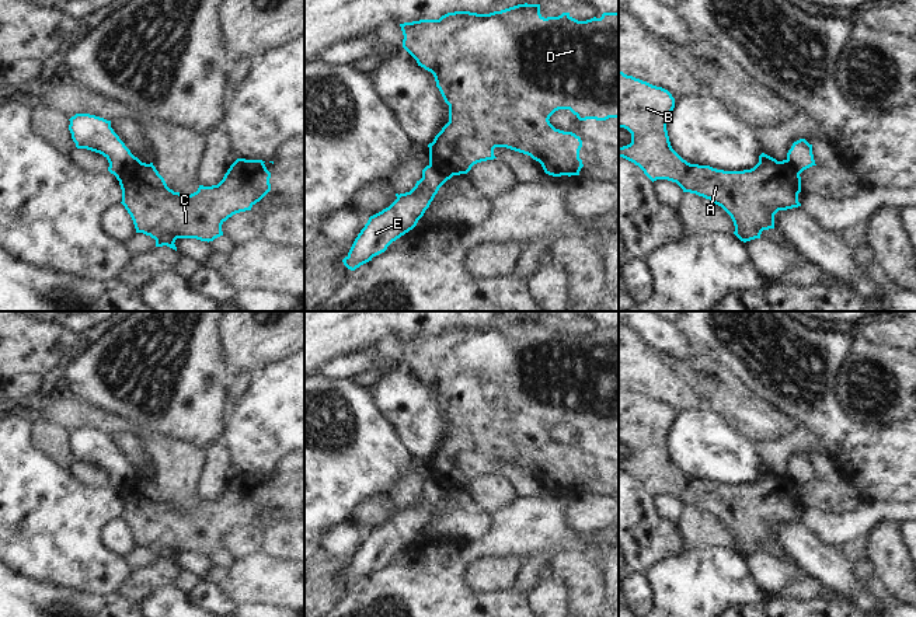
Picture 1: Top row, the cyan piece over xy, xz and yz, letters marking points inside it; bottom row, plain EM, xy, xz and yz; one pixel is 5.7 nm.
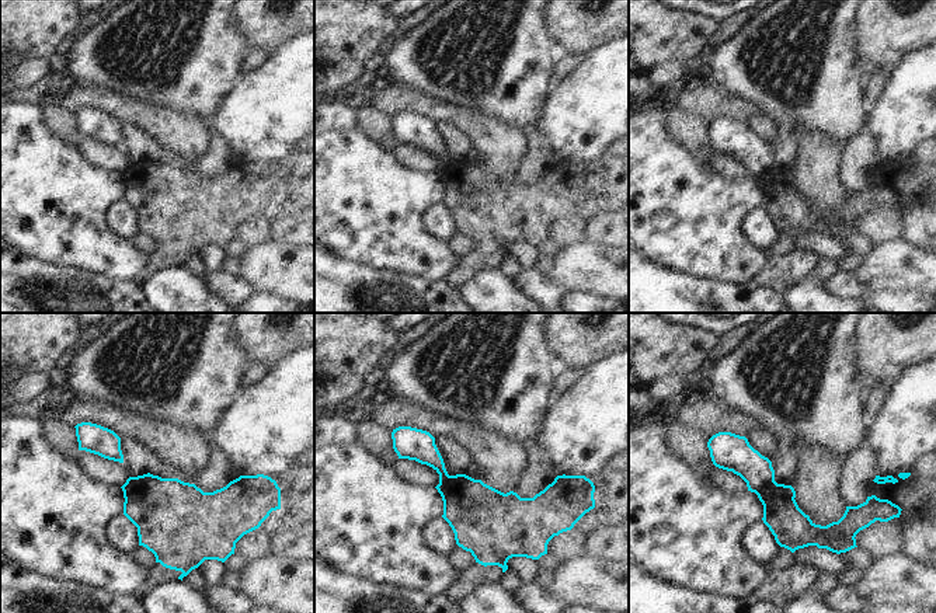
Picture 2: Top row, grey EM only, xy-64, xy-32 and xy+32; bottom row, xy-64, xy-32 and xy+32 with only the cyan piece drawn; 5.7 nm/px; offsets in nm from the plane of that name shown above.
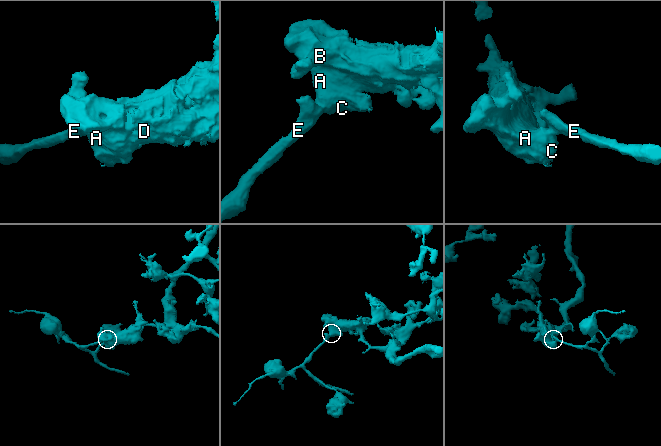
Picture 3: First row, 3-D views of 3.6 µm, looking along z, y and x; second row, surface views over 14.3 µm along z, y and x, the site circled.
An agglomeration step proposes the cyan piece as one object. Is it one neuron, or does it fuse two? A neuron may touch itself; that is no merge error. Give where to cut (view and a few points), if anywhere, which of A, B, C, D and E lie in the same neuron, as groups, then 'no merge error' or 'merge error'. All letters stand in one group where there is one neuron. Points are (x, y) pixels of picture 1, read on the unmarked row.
xy (136, 471), (114, 488) | A B C D / E | merge error

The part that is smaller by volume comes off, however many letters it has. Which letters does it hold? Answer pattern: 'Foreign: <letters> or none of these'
Foreign: E

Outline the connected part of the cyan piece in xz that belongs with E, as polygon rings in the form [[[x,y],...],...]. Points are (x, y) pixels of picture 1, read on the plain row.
[[[426,480],[410,506],[396,508],[397,513],[389,522],[369,531],[342,574],[344,579],[355,585],[412,544],[447,494],[436,481]]]

